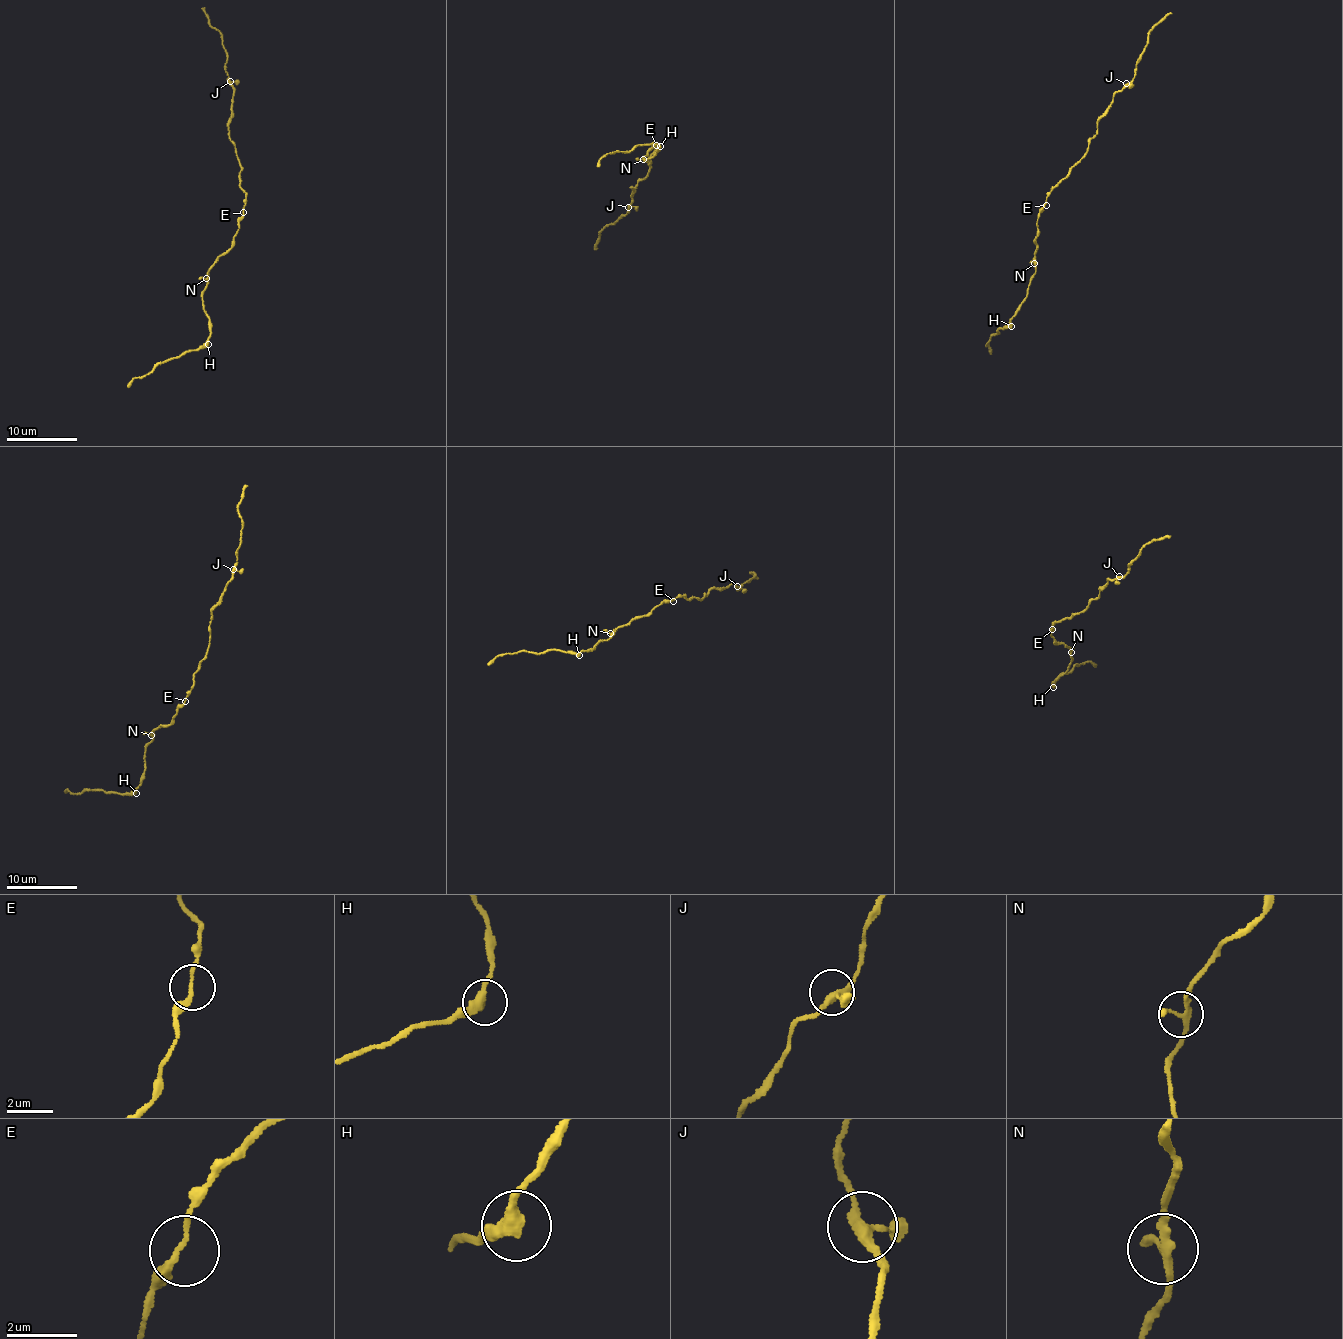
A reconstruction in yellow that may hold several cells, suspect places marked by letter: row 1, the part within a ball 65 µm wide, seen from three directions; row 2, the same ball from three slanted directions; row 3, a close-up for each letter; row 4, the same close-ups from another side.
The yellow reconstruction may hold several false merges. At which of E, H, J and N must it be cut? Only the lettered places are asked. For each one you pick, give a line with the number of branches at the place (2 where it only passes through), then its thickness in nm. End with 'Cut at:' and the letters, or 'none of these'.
Cut at: none of these

